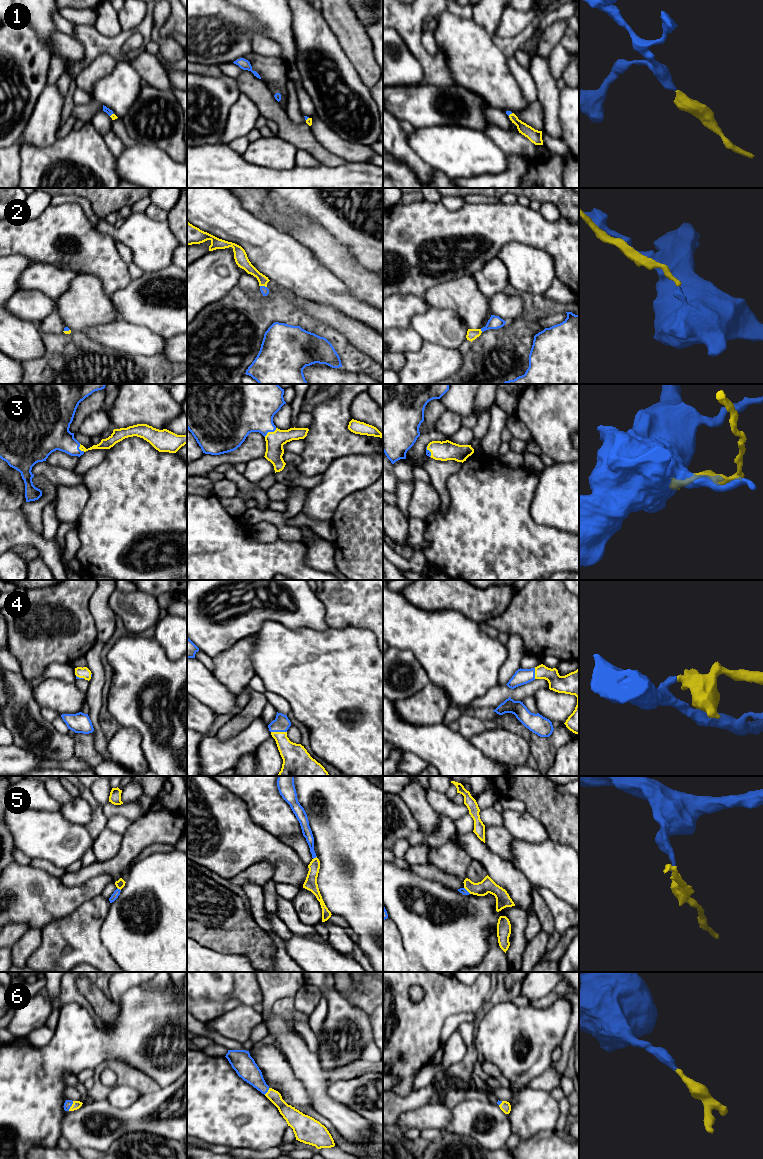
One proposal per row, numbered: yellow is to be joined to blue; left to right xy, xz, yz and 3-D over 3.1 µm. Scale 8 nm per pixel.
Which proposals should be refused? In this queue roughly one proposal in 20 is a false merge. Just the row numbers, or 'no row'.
no row

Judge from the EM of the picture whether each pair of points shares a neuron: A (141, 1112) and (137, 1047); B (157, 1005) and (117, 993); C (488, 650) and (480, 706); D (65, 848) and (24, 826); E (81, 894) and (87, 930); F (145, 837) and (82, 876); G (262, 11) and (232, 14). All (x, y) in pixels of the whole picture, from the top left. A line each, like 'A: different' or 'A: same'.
A: different
B: different
C: different
D: same
E: different
F: same
G: different

